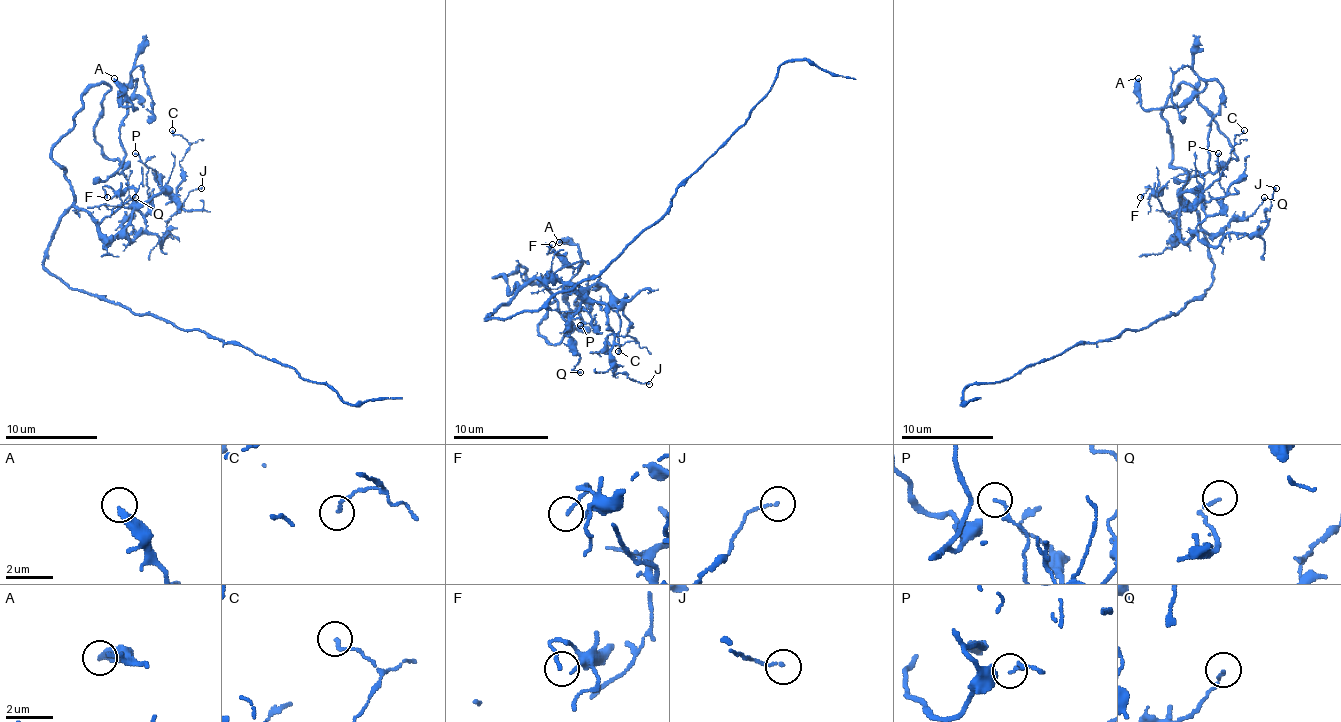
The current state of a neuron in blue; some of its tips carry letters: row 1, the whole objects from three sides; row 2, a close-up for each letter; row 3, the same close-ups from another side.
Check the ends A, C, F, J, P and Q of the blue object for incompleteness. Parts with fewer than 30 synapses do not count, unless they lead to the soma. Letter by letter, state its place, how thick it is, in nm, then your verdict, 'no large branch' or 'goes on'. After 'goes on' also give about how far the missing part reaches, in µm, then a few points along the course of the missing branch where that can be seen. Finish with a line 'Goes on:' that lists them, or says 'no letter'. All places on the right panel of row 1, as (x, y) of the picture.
A: (1138, 78) | 320 nm | no large branch
C: (1244, 130) | 130 nm | no large branch
F: (1140, 197) | 130 nm | no large branch
J: (1276, 188) | 120 nm | no large branch
P: (1218, 153) | 90 nm | no large branch
Q: (1264, 197) | 130 nm | no large branch
Goes on: no letter

